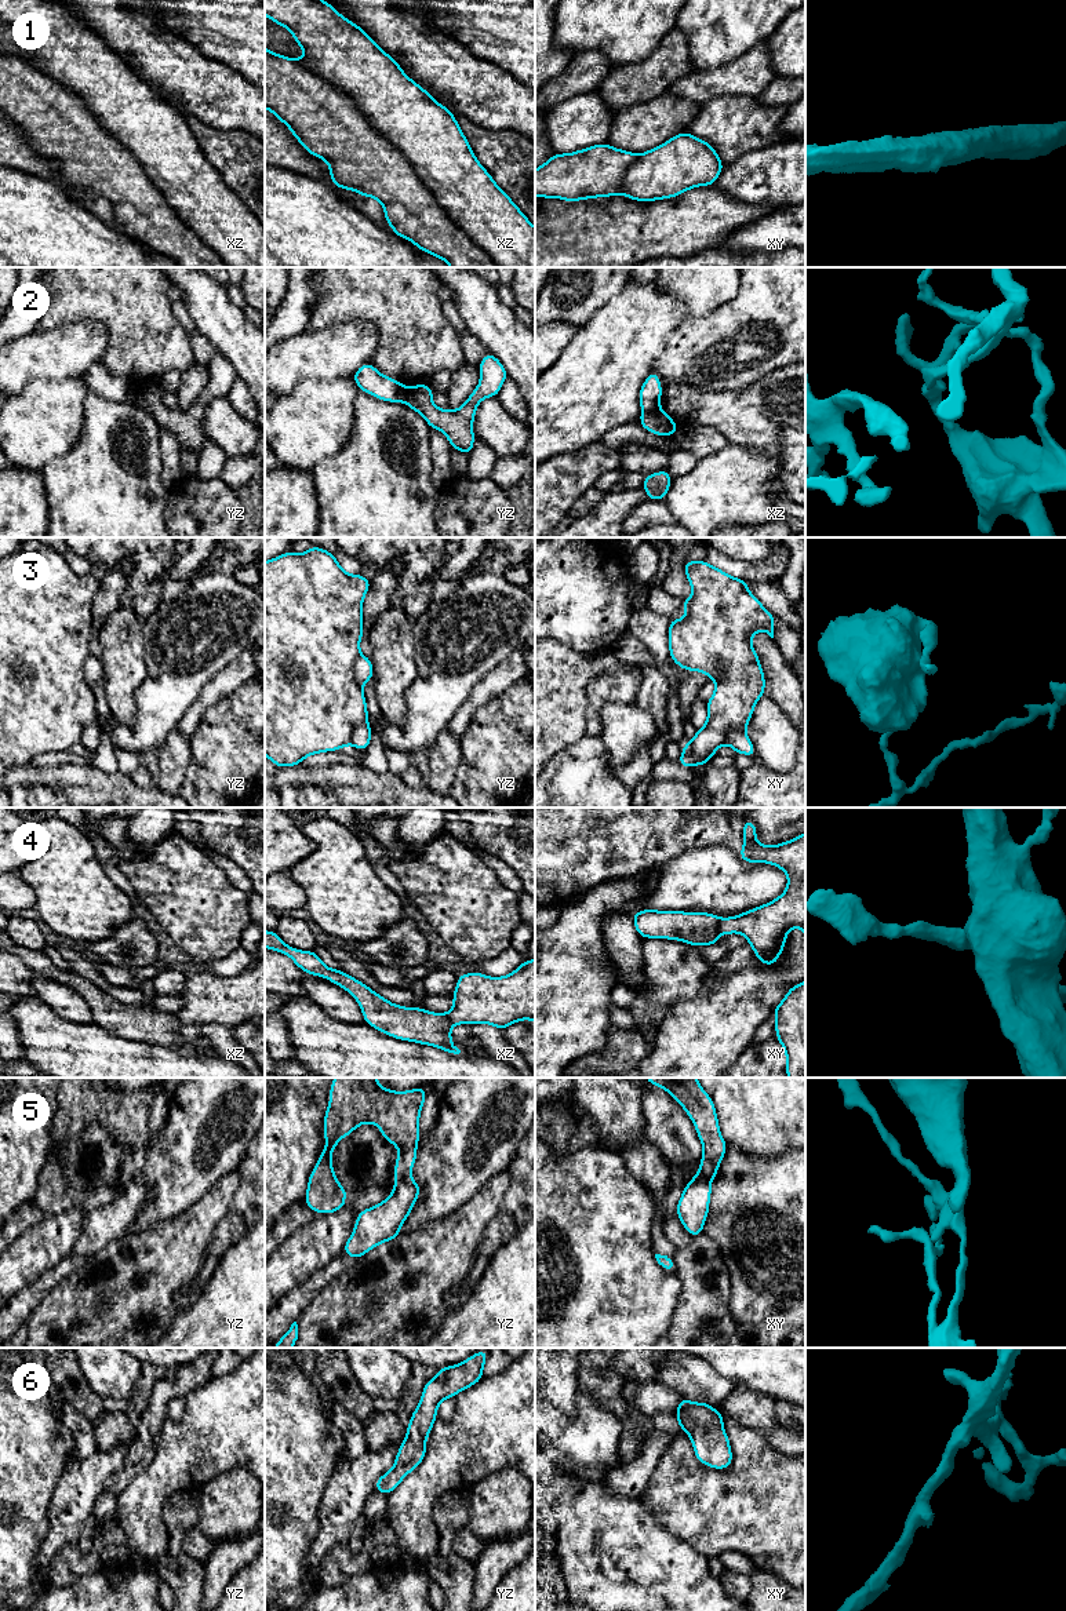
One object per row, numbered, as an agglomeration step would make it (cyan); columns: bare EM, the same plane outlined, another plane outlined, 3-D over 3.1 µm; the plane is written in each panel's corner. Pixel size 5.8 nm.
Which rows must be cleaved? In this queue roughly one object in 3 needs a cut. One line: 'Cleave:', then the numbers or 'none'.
Cleave: 1, 2, 3, 4, 5

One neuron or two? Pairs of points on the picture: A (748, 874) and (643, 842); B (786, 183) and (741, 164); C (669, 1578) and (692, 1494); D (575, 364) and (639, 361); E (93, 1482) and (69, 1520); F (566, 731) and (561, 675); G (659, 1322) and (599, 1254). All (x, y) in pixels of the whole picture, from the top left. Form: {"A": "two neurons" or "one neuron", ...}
{"A": "two neurons", "B": "one neuron", "C": "two neurons", "D": "one neuron", "E": "one neuron", "F": "one neuron", "G": "one neuron"}

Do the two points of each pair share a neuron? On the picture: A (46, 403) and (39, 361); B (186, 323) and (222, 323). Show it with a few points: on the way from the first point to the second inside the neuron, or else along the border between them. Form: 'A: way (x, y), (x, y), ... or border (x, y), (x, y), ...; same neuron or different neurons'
A: border (75, 378), (31, 379), (14, 394); different neurons
B: border (181, 301), (196, 328); different neurons

